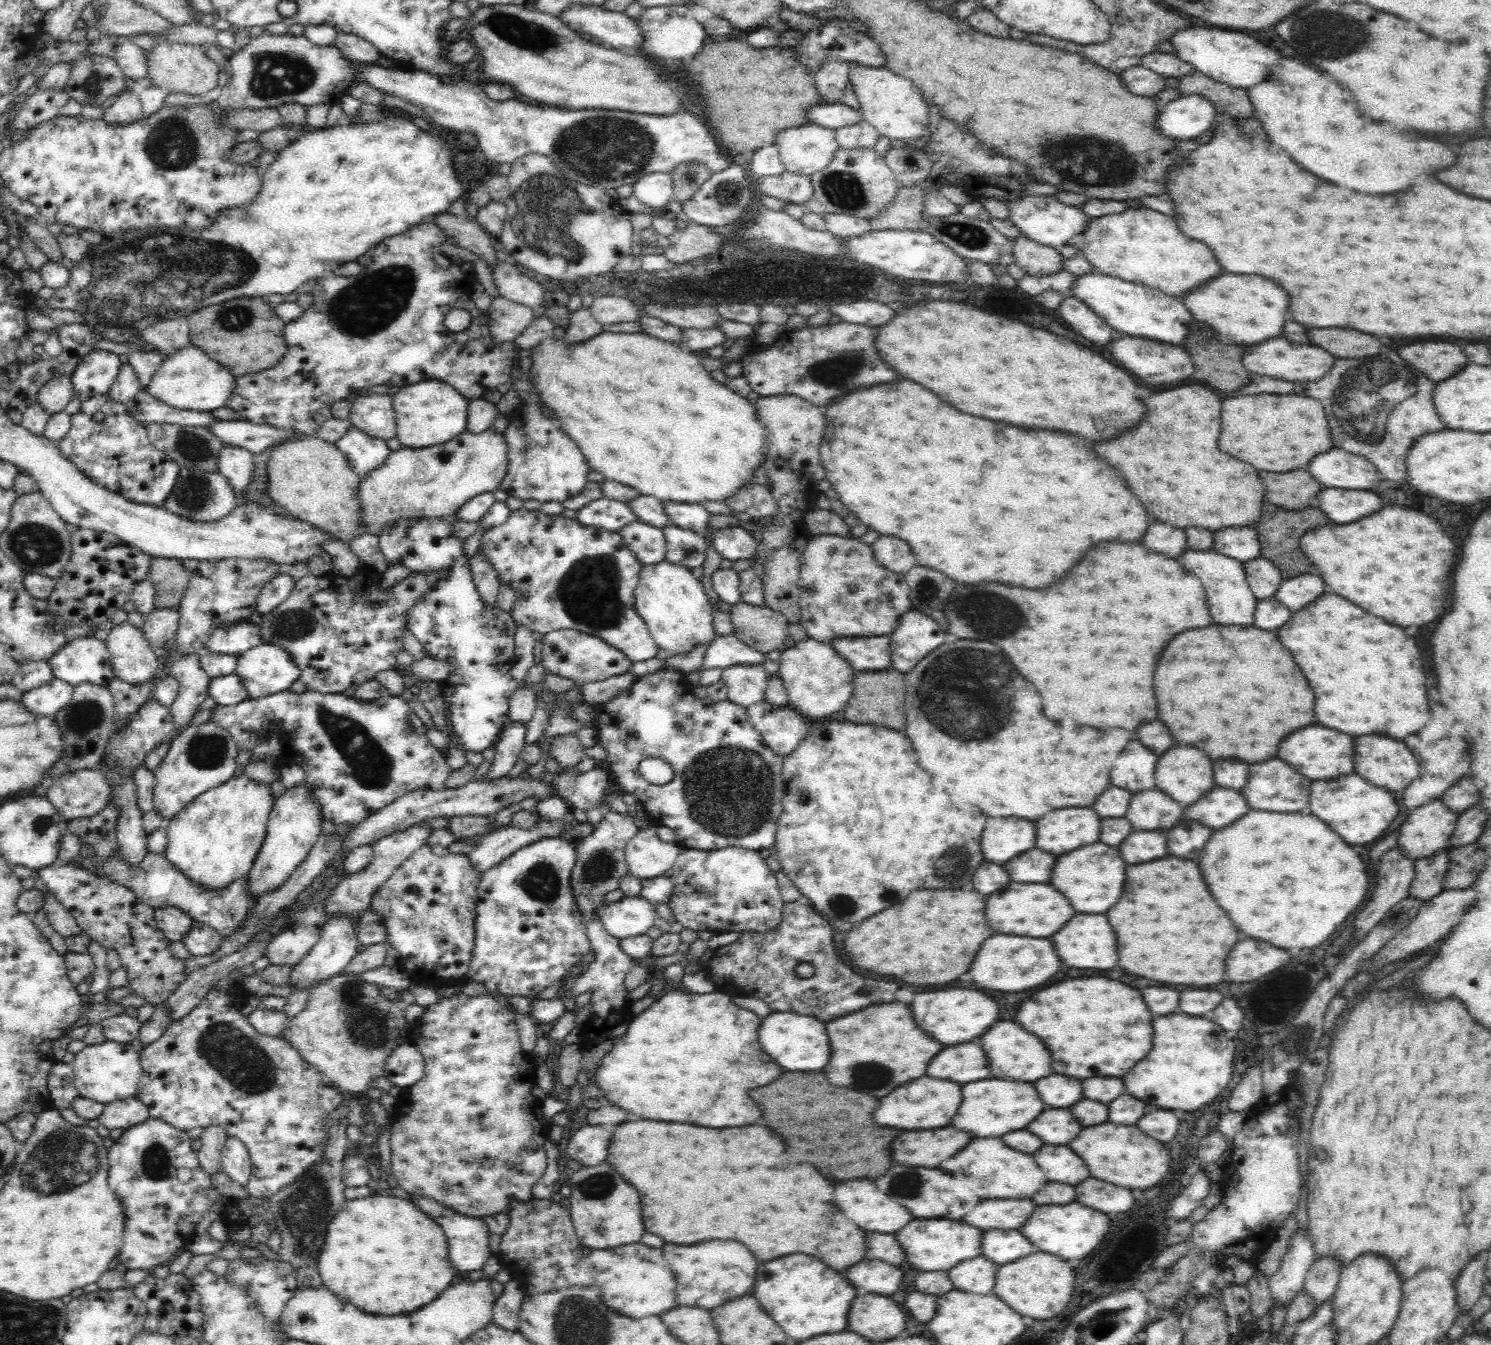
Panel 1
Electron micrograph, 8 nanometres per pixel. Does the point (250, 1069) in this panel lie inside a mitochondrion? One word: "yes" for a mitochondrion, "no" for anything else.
yes

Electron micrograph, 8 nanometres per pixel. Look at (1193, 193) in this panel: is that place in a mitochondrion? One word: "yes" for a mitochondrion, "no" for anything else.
no

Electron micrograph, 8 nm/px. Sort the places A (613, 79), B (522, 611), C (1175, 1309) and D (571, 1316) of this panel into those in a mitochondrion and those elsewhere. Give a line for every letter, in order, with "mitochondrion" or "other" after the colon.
A: other
B: other
C: other
D: mitochondrion

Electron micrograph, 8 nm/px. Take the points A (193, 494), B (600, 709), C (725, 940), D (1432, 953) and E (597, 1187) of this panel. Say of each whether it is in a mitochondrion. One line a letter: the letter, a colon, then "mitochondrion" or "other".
A: mitochondrion
B: other
C: other
D: other
E: mitochondrion

